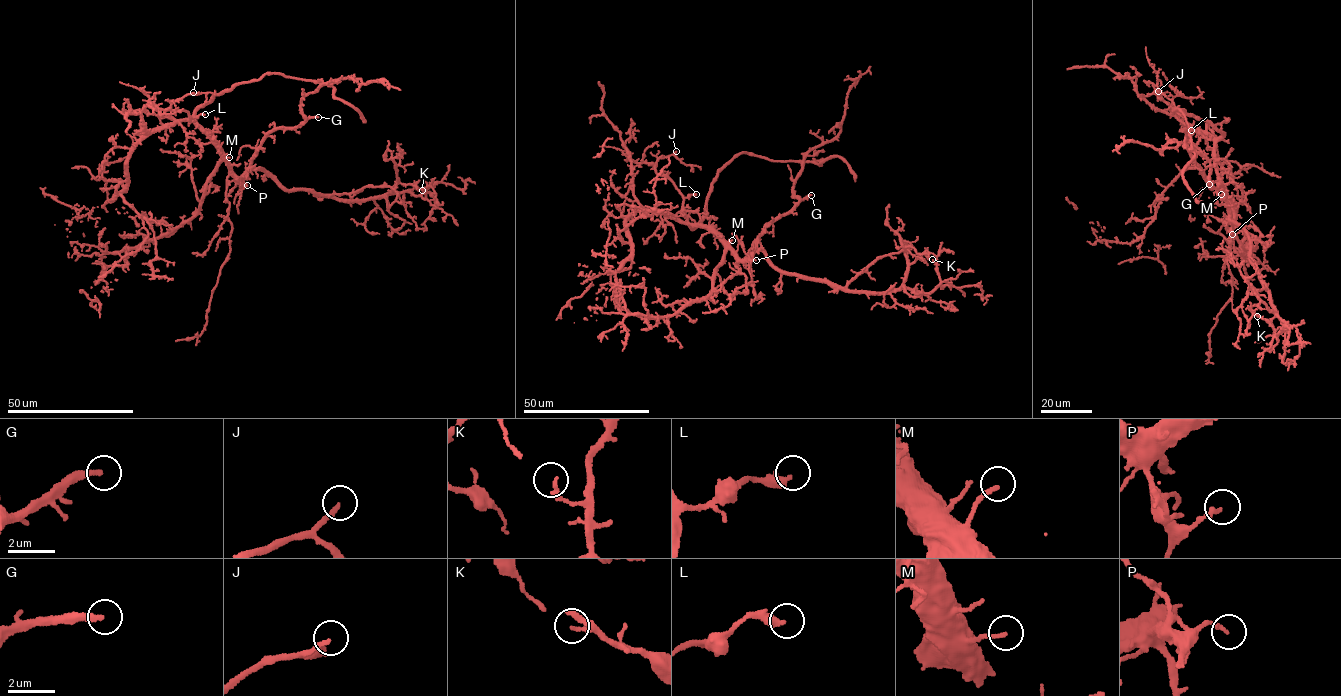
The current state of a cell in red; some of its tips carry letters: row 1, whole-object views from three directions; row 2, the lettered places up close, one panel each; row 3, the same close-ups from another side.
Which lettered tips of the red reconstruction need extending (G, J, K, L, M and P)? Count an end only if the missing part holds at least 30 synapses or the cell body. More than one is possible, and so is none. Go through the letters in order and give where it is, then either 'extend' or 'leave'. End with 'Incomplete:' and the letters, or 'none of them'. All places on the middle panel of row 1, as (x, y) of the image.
G: (811, 195) | extend
J: (676, 151) | extend
K: (932, 259) | leave
L: (696, 194) | leave
M: (732, 240) | leave
P: (756, 260) | leave
Incomplete: G, J

